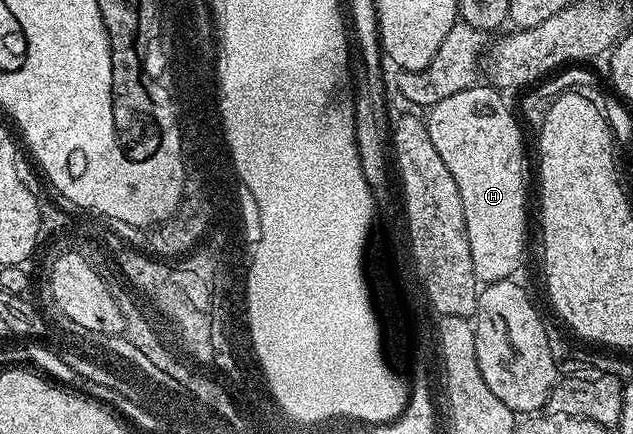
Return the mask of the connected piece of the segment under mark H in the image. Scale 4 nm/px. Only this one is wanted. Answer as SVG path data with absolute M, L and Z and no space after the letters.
M482 84L456 91L456 95L448 95L448 99L429 106L430 117L425 118L425 123L440 159L444 159L448 171L452 171L452 179L456 179L456 187L460 187L468 247L472 247L472 267L484 283L489 283L511 280L526 253L526 149L522 146L522 129L502 93Z

